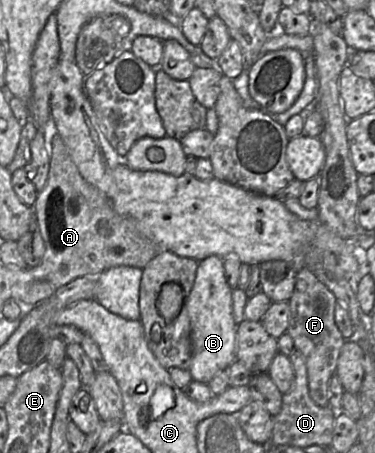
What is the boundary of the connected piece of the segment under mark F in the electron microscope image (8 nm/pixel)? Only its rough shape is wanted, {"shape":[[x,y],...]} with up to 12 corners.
{"shape":[[296,272],[288,334],[305,358],[309,395],[329,406],[345,342],[336,297]]}

